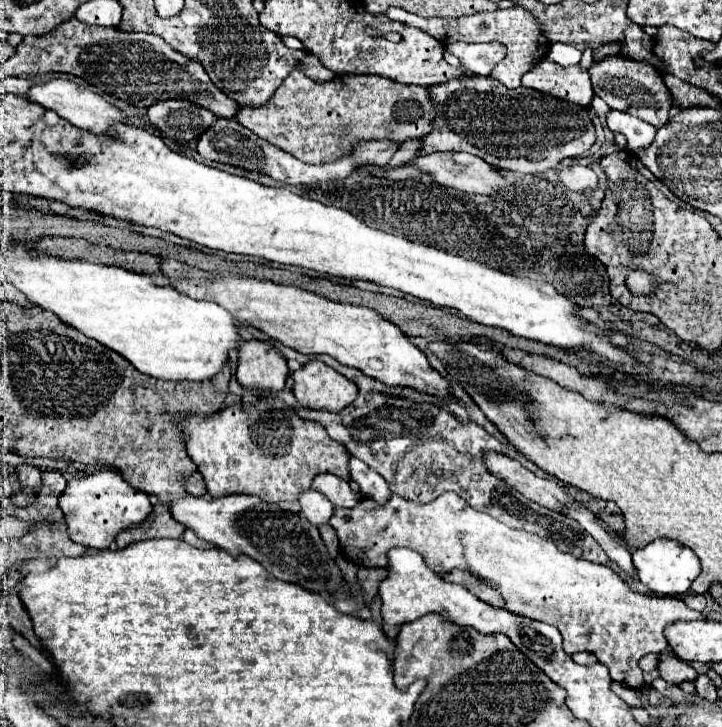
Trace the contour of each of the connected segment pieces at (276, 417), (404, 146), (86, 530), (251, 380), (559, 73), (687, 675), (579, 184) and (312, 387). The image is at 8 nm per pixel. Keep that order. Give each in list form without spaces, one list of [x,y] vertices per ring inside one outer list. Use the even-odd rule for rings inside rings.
[[[261,397],[255,405],[253,403],[241,403],[223,407],[219,413],[213,413],[211,417],[183,417],[175,421],[179,425],[179,431],[183,433],[183,443],[187,449],[187,455],[197,465],[199,473],[203,475],[207,483],[207,493],[213,497],[243,493],[243,495],[257,495],[267,503],[275,503],[285,511],[299,513],[299,493],[303,489],[311,487],[311,481],[319,473],[333,473],[345,481],[351,481],[347,461],[349,451],[345,445],[339,445],[333,441],[323,425],[305,421],[297,415],[293,407],[287,407],[285,401],[279,397]]]
[[[411,139],[411,141],[403,141],[401,143],[401,147],[397,149],[397,153],[395,153],[395,157],[391,159],[391,163],[387,165],[387,167],[399,167],[399,165],[405,165],[405,163],[409,163],[415,155],[417,155],[417,151],[421,149],[421,139]]]
[[[111,469],[67,481],[67,487],[59,497],[59,507],[65,513],[71,539],[91,549],[109,549],[119,531],[139,525],[153,509],[147,493],[135,489],[121,473]]]
[[[251,339],[239,343],[239,365],[235,375],[243,387],[277,393],[285,389],[289,367],[273,343]]]
[[[547,59],[539,61],[531,71],[527,71],[521,83],[523,87],[539,89],[541,93],[549,93],[553,97],[583,107],[587,107],[593,99],[593,89],[587,71],[581,71],[581,67],[563,69]]]
[[[669,651],[659,655],[657,671],[659,671],[661,679],[665,679],[667,683],[683,683],[683,681],[695,681],[697,679],[697,671],[689,663],[671,655]]]
[[[569,165],[563,167],[559,171],[559,179],[561,183],[571,189],[571,191],[585,191],[585,189],[595,189],[597,187],[597,175],[593,169],[589,167],[581,167],[581,165]]]
[[[309,361],[293,373],[293,395],[301,405],[311,409],[341,411],[355,401],[359,389],[353,381],[325,365],[323,361]]]

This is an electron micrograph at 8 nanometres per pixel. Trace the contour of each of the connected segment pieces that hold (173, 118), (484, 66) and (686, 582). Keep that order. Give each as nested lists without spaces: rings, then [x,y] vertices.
[[[183,99],[159,101],[147,109],[147,115],[163,137],[171,137],[175,141],[199,139],[217,121],[209,109]]]
[[[451,43],[445,49],[453,53],[469,71],[483,77],[489,77],[507,53],[507,49],[499,43]]]
[[[655,539],[643,549],[633,551],[633,565],[637,569],[639,581],[657,595],[685,595],[695,581],[695,577],[701,573],[701,563],[691,549],[685,545],[679,545],[671,539]]]

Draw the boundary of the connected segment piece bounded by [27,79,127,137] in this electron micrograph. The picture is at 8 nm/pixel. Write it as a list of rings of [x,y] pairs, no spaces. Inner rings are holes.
[[[35,79],[35,85],[31,87],[31,91],[27,93],[27,99],[33,103],[43,105],[45,109],[55,111],[59,117],[67,119],[71,125],[83,129],[83,131],[91,131],[91,133],[99,133],[99,135],[109,135],[109,137],[117,137],[117,133],[111,129],[113,123],[127,123],[127,115],[117,109],[115,105],[111,105],[109,101],[105,101],[101,95],[87,91],[85,87],[67,81],[67,79],[51,79],[51,81],[39,81]]]

